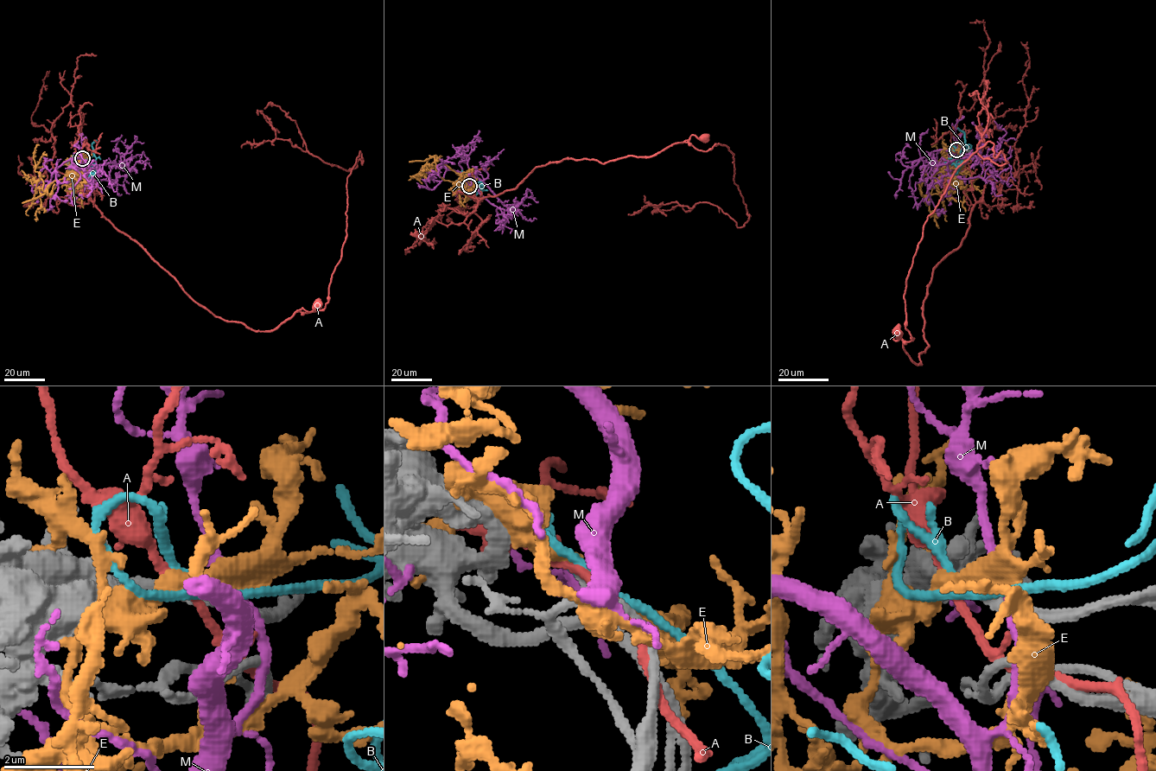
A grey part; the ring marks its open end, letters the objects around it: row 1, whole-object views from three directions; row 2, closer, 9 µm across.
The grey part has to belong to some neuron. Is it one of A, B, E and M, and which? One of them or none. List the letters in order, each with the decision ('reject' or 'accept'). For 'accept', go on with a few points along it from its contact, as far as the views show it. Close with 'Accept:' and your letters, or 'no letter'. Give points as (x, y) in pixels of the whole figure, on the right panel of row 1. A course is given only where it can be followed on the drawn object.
A: reject
B: accept; it runs (956, 150), (964, 149), (965, 145), (956, 166), (949, 162), (936, 163)
E: reject
M: reject
Accept: B

